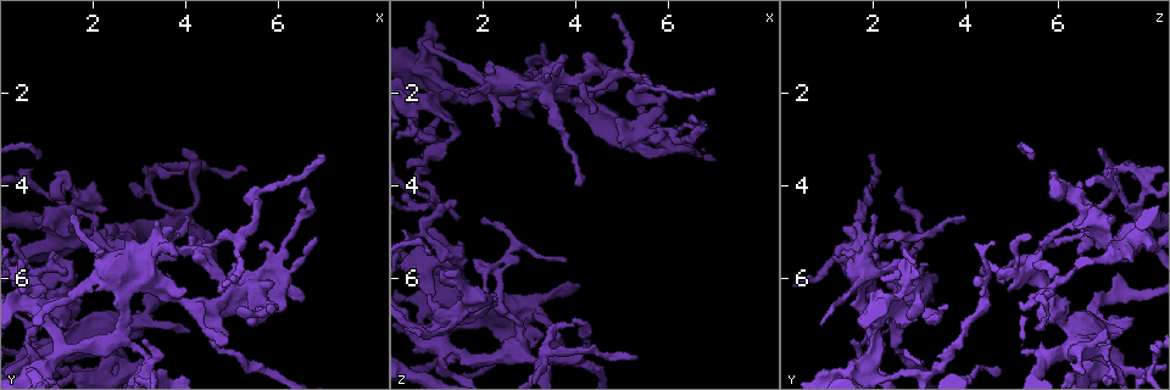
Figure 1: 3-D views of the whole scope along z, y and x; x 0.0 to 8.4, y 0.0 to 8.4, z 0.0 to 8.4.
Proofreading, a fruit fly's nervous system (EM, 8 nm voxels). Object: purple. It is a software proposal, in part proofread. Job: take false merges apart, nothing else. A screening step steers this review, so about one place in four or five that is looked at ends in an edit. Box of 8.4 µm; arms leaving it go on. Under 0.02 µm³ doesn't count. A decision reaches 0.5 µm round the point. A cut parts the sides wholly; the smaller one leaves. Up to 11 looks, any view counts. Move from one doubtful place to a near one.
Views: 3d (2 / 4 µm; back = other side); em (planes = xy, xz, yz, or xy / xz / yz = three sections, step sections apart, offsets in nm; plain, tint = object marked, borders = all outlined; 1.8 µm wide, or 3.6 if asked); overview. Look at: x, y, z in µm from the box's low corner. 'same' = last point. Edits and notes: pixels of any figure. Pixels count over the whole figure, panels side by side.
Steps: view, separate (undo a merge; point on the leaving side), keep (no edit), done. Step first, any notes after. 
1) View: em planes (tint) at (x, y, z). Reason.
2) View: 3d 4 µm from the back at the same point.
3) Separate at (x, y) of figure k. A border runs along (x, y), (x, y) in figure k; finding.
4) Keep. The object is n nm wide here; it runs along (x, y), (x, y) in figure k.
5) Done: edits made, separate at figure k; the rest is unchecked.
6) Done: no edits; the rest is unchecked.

View: em xy step 16 (tint) at (0.65, 6.60, 2.25). Sharp bend.

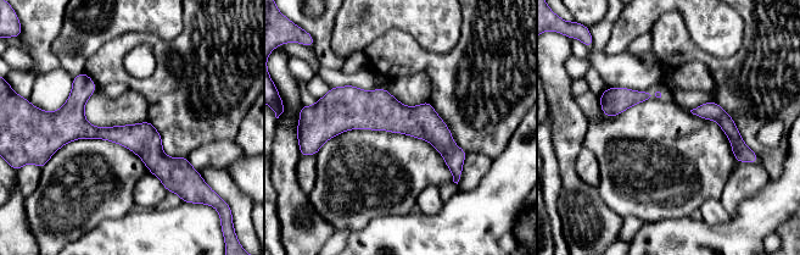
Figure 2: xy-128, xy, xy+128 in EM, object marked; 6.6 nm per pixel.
View: em planes (tint) at the same point. Cut it another way.

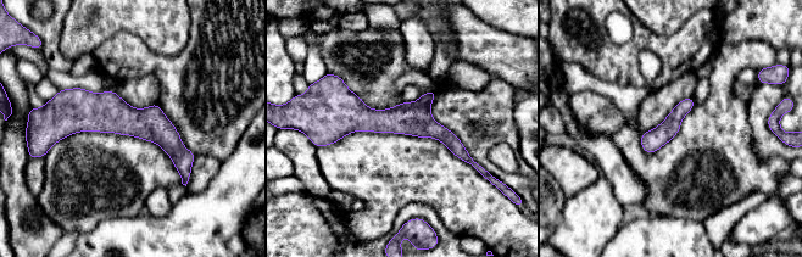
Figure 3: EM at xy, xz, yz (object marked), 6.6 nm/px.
Keep. It runs along (329, 124), (417, 121), (467, 158) in figure 3; all the same neuron.

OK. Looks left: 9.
View: em xz step 16 (tint) at (0.80, 5.95, 4.60). Calibre changes.

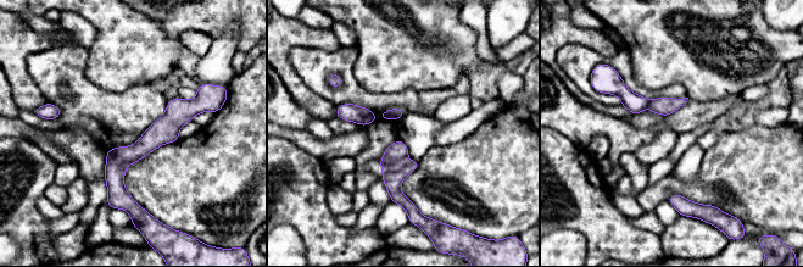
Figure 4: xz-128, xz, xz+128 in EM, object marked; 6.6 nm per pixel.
Separate at (635, 104) of figure 4. A border runs along (650, 100), (647, 106) in figure 4; two neurons meet here.

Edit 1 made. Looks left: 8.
View: overview. Redraw.

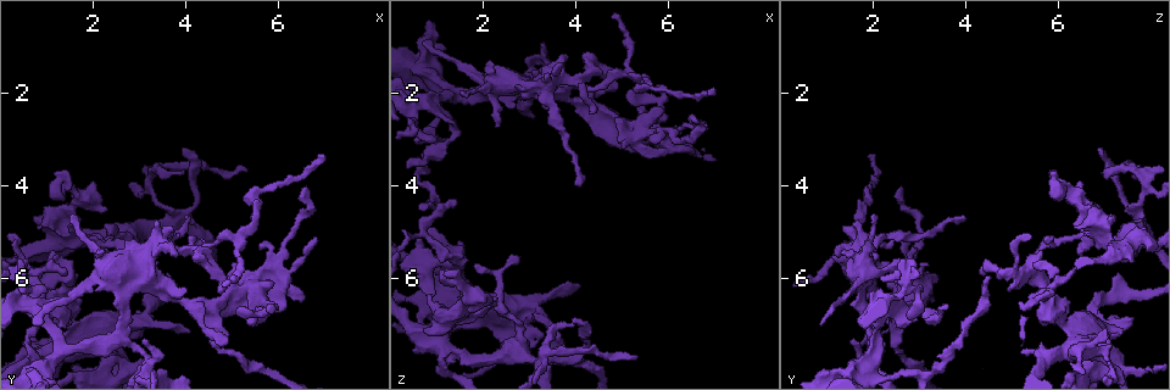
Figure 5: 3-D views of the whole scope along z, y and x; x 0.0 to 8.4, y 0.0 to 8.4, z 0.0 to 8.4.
View: 3d 4 µm at (3.25, 3.70, 7.75). Abrupt turn.

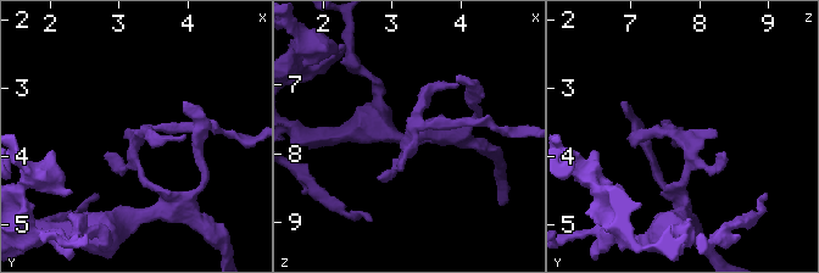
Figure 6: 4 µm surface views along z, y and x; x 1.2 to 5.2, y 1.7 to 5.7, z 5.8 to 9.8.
View: em planes (tint) at (3.30, 3.75, 7.80).

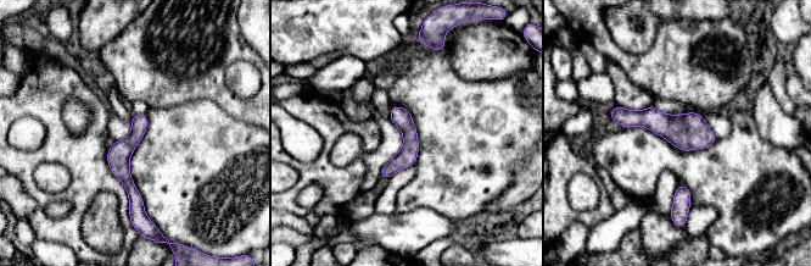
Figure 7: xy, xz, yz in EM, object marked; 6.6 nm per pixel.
Keep. It runs along (613, 115), (649, 117), (711, 139) in figure 7; one neuron here.

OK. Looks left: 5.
View: em yz step 8 (tint) at (1.10, 5.25, 7.40). Thick turns thin.

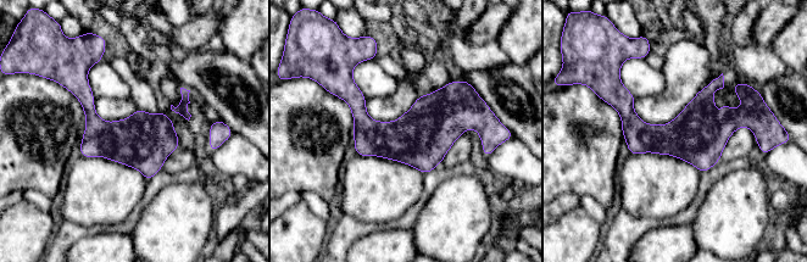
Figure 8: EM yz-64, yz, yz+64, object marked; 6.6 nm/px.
View: em planes (tint) at the same point. Another direction.

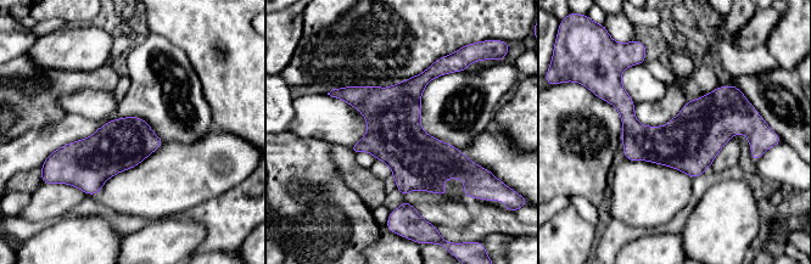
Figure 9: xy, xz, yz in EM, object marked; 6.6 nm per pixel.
Keep. All the same neuron.

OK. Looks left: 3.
View: em 3.6 µm planes (tint) at (2.55, 5.90, 1.70).

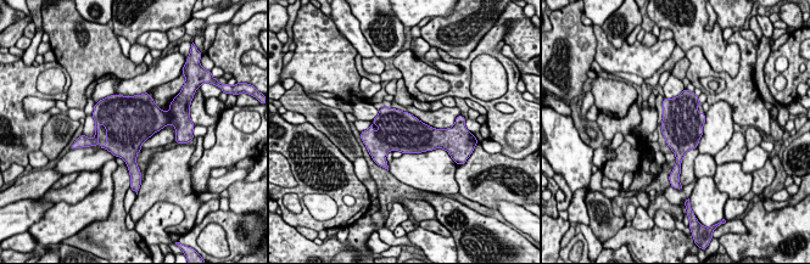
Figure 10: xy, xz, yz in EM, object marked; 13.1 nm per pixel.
Keep. The object is 550 nm wide here; one neuron here.

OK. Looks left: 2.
Done: edits made, separate at figure 4; the rest is unchecked.

